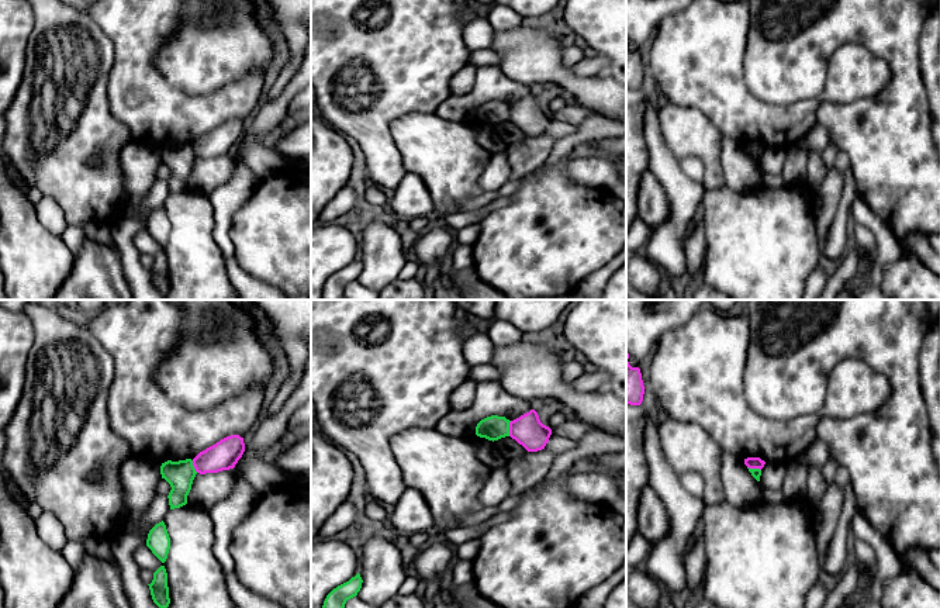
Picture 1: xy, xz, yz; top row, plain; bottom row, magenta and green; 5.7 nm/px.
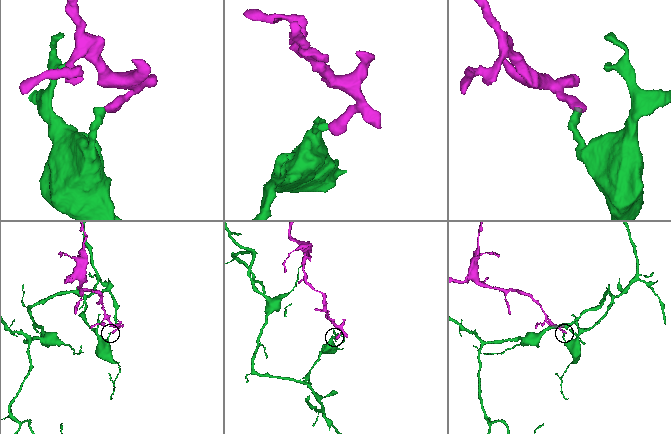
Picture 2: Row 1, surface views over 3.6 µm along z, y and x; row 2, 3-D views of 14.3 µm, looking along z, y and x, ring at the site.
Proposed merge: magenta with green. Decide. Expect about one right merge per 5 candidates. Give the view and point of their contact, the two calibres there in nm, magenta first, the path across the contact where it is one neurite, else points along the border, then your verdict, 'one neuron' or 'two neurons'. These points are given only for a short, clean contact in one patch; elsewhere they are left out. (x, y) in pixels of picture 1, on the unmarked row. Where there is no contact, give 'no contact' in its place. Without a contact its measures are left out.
xz (510, 113) | 180/140 nm | along xz (511, 106), (508, 120) | two neurons

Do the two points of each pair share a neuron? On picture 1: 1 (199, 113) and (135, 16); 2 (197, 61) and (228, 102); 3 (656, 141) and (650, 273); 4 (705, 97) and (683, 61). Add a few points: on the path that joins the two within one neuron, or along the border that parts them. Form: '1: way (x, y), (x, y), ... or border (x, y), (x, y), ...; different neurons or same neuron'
1: way (170, 100), (137, 66), (137, 44); same neuron
2: border (248, 73), (210, 92), (186, 93); different neurons
3: border (642, 251), (660, 269); different neurons
4: way (705, 89), (705, 83), (691, 69); same neuron

